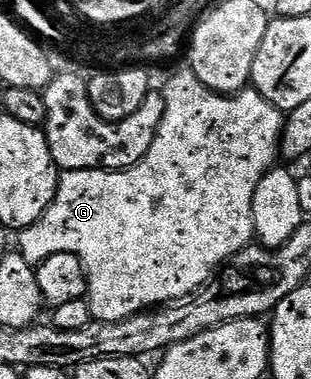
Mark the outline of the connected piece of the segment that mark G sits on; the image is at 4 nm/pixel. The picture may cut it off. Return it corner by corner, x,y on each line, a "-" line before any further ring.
183,67
180,73
175,73
167,81
167,86
161,89
165,99
165,115
161,119
161,127
157,127
157,135
153,139
153,147
141,160
128,169
82,169
81,171
66,171
59,178
59,186
55,192
55,198
50,207
43,212
37,223
30,225
28,229
18,230
19,245
17,251
25,255
25,263
39,266
49,255
77,255
85,267
87,276
87,306
91,309
91,316
96,321
116,321
131,317
134,313
142,313
143,310
156,305
166,305
173,299
189,297
192,293
202,289
211,276
223,266
237,251
252,244
256,240
255,224
253,223
253,191
257,191
257,183
276,164
275,156
281,153
283,140
284,110
278,109
269,99
265,99
255,90
248,87
240,93
225,94
215,93
190,68

